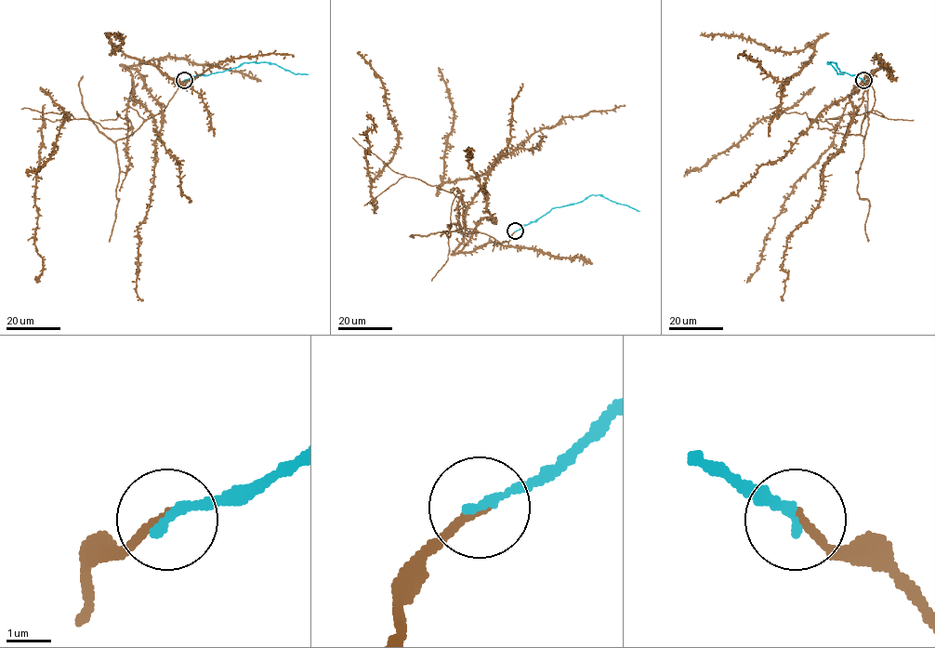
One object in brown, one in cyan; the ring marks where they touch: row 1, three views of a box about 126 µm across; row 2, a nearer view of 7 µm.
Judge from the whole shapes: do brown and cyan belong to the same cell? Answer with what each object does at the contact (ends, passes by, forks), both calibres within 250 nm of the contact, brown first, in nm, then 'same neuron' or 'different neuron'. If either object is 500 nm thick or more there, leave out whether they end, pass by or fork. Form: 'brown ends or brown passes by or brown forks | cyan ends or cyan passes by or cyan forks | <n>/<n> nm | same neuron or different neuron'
brown ends | cyan ends | 200/240 nm | same neuron

